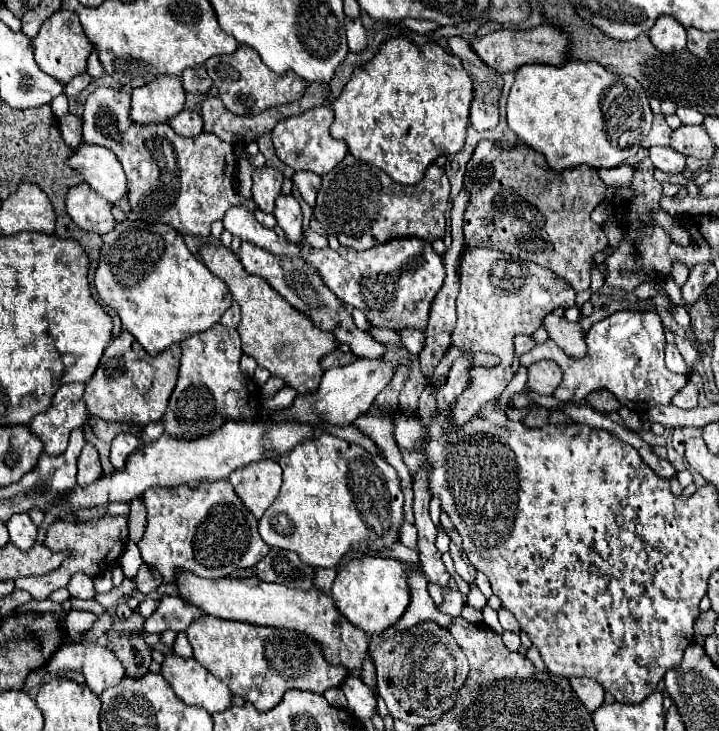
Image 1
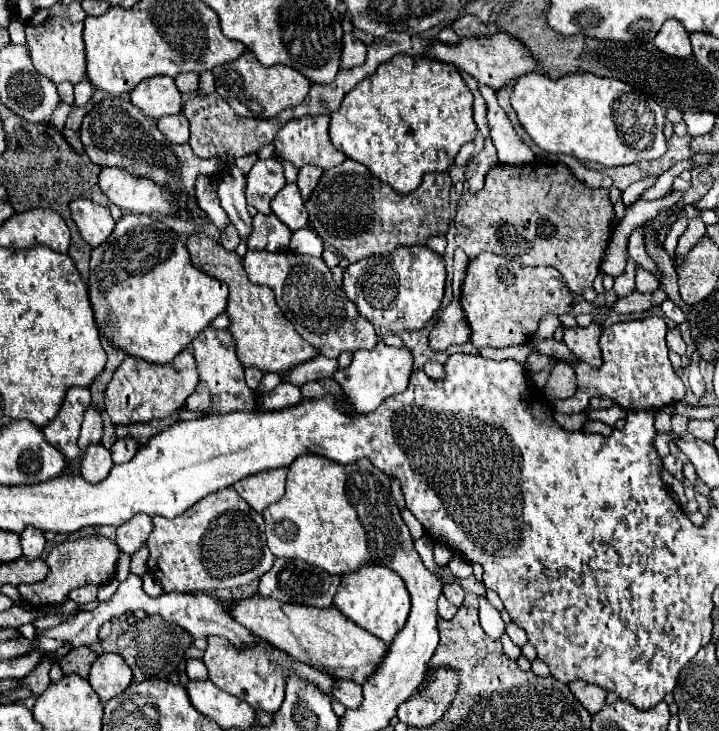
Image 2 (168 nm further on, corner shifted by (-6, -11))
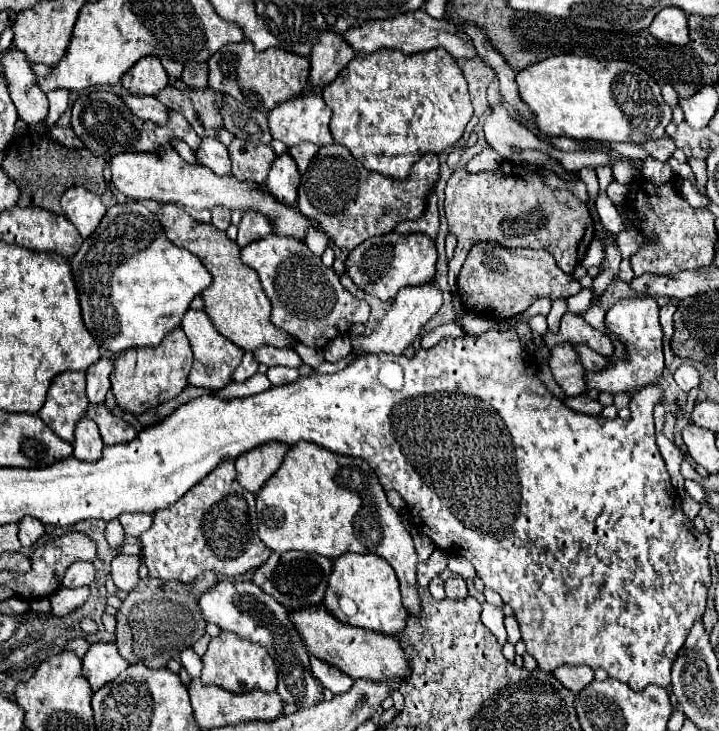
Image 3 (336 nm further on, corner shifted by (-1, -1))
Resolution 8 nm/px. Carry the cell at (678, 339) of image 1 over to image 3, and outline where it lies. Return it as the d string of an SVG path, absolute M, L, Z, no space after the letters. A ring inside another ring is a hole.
M671 302L661 308L661 328L663 328L663 334L667 338L673 336L673 314L675 314L675 310L677 310L677 306Z

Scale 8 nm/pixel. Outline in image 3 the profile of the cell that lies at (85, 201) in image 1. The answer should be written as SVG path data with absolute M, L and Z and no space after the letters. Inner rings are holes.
M81 186L65 190L65 194L61 196L61 208L67 220L79 230L81 238L87 238L89 234L93 234L93 230L99 226L107 210L97 194Z

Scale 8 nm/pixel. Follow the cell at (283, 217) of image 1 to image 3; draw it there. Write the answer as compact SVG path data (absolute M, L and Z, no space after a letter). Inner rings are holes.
M285 152L273 160L273 168L269 170L265 186L279 202L293 206L297 200L299 178L301 176L297 172L297 164L289 156L289 152Z

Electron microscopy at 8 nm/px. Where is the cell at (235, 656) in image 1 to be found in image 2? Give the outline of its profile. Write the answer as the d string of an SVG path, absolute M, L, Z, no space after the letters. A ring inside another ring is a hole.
M208 636L208 646L204 650L204 664L208 668L208 678L224 692L248 702L254 710L262 710L262 712L278 712L280 704L284 702L284 688L286 688L286 680L288 676L294 672L298 674L298 678L318 686L320 692L326 692L328 696L332 696L332 688L336 684L336 680L320 670L308 668L306 664L294 660L292 656L288 656L286 652L266 644L264 640L256 642L254 646L248 648L234 648L234 644L230 644L226 638L218 638L218 636Z

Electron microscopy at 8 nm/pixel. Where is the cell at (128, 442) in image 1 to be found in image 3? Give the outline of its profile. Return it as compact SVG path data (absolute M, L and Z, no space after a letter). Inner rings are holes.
M101 402L101 406L89 406L87 416L97 422L101 436L103 436L103 444L107 444L107 446L131 442L137 436L137 432L133 430L131 424L127 424L125 420L121 420L119 416L111 414L105 408L105 402Z

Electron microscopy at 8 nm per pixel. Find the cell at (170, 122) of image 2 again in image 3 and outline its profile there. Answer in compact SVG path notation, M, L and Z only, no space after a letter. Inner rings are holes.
M125 94L123 102L141 120L151 120L151 122L157 122L157 124L165 124L165 120L169 118L169 108L165 108L153 96L131 96L131 94Z

